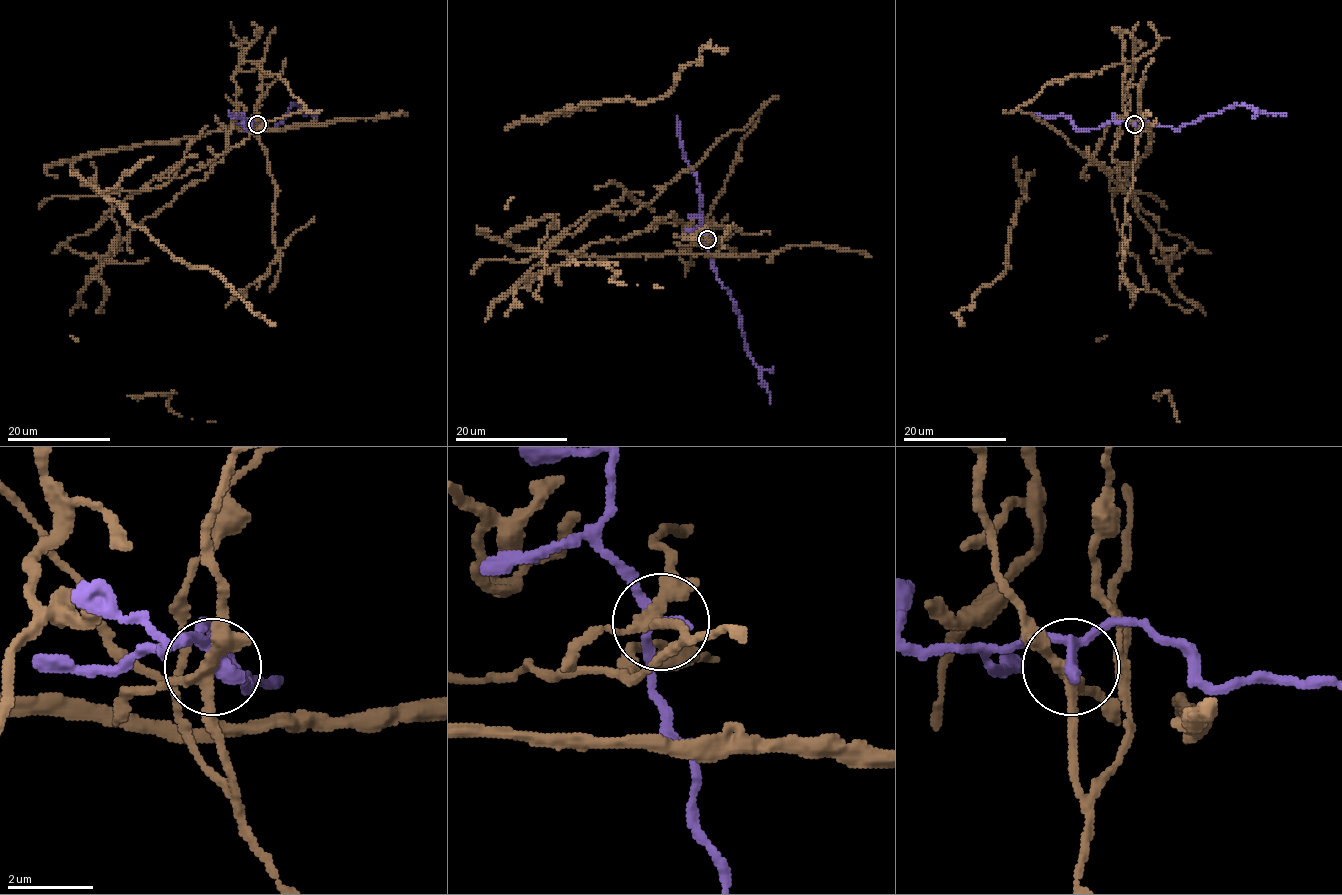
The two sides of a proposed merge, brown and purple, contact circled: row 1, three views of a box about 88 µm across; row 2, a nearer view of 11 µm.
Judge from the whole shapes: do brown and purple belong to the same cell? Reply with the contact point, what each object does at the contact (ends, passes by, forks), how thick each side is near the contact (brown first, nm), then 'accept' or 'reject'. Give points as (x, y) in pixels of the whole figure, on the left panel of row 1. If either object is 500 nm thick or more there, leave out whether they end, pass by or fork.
place (257, 124); brown forks; purple passes by; calibres 240 and 280 nm; reject

